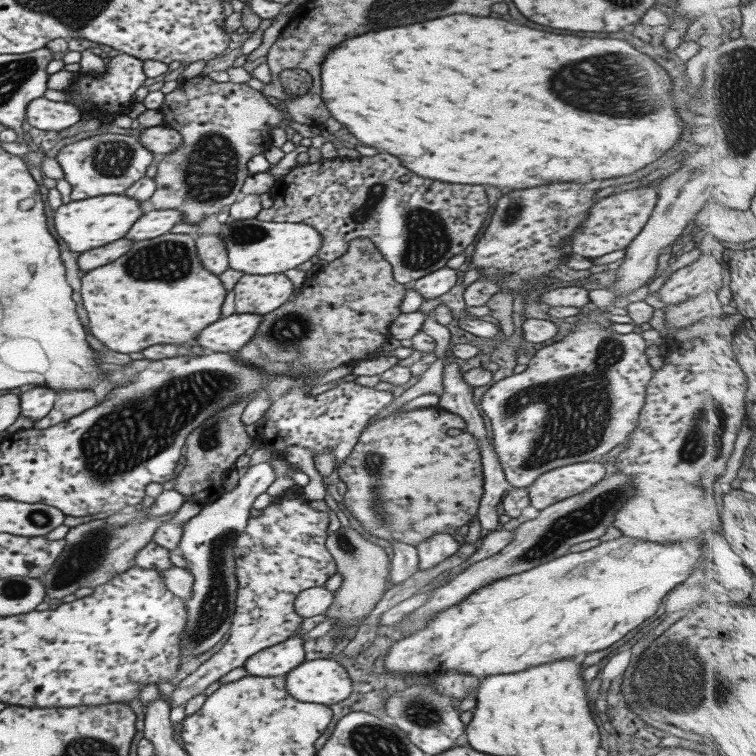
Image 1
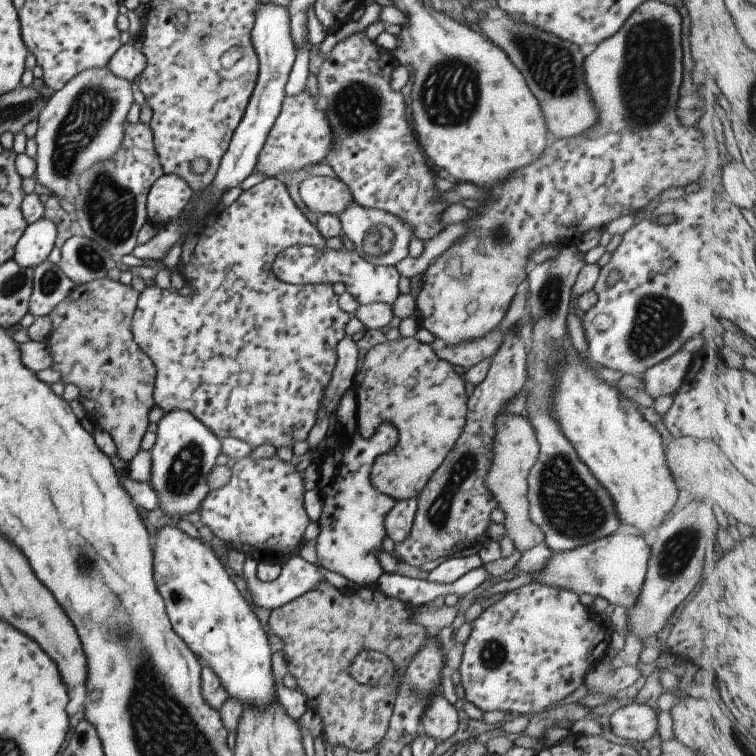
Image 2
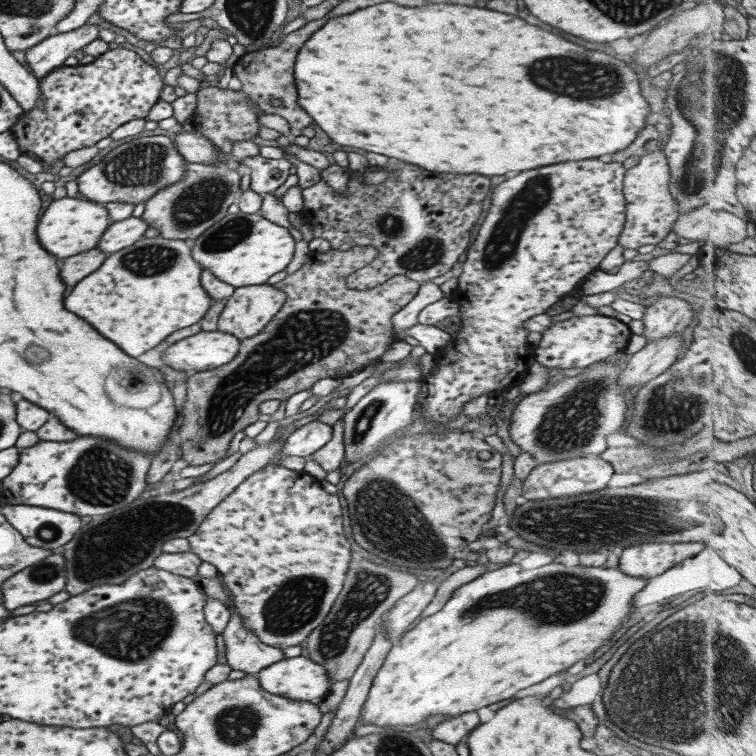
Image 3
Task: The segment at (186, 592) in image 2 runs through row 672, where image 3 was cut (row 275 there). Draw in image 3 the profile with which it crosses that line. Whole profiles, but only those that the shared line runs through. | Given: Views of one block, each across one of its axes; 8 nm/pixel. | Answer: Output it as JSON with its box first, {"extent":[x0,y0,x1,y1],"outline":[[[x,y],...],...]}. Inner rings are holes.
{"extent":[190,211,294,288],"outline":[[[241,211],[227,213],[193,239],[190,255],[201,269],[213,272],[213,276],[233,288],[260,285],[272,274],[281,272],[293,256],[294,240],[287,229],[267,221],[258,213]]]}

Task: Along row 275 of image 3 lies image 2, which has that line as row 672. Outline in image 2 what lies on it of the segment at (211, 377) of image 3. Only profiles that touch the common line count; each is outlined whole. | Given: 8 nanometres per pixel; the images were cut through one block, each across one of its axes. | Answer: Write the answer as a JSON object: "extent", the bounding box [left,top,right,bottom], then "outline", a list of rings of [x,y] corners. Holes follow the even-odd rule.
{"extent":[266,582,428,753],"outline":[[[321,582],[317,586],[313,586],[313,590],[307,590],[303,592],[301,596],[294,598],[291,602],[287,602],[285,606],[277,608],[277,610],[272,610],[268,617],[266,618],[266,626],[268,632],[272,633],[274,637],[279,638],[283,642],[283,647],[281,648],[281,653],[283,660],[286,665],[286,672],[290,674],[296,682],[296,689],[299,689],[306,696],[305,708],[314,714],[317,714],[321,718],[322,728],[321,728],[321,739],[322,735],[325,736],[324,741],[330,746],[345,746],[345,750],[352,750],[353,752],[366,753],[370,751],[384,736],[388,729],[388,722],[390,716],[392,715],[392,706],[394,705],[395,698],[397,698],[397,686],[394,683],[387,684],[387,686],[369,686],[361,684],[361,682],[355,682],[349,674],[347,674],[347,668],[349,664],[353,662],[353,659],[359,652],[363,650],[377,650],[377,654],[384,654],[385,658],[389,658],[389,662],[393,662],[393,666],[399,668],[398,675],[403,674],[402,670],[405,670],[406,662],[409,662],[417,650],[425,644],[427,640],[428,630],[423,626],[412,623],[410,621],[410,616],[412,615],[413,608],[405,603],[397,600],[395,598],[389,598],[385,596],[383,592],[375,584],[362,584],[360,587],[349,590],[349,592],[344,590],[339,590],[327,582]]]}

